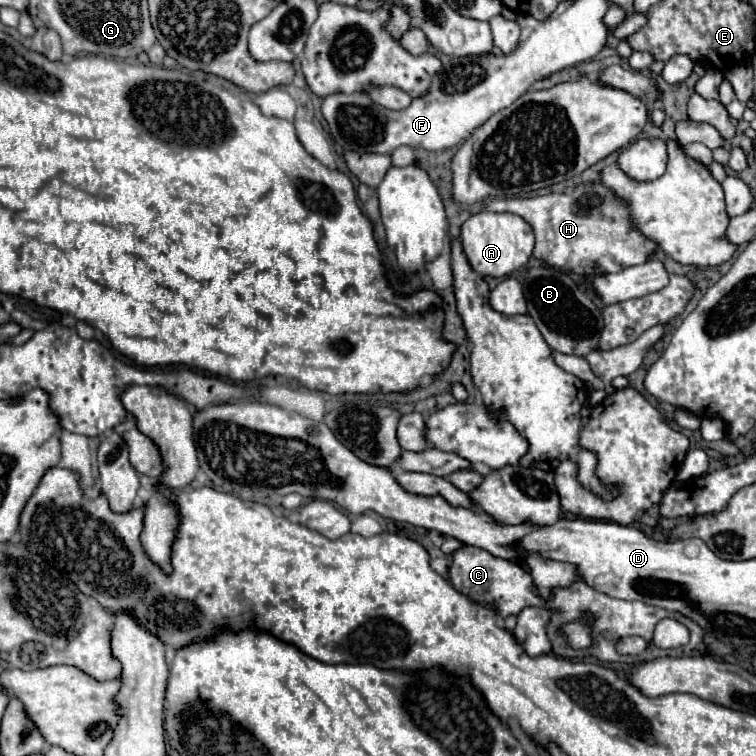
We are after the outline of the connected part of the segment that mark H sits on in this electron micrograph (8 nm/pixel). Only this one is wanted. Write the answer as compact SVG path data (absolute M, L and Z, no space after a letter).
M578 184L568 194L546 194L546 196L534 196L534 198L492 198L484 202L484 210L492 212L510 212L520 218L524 218L536 236L534 256L550 266L572 270L578 276L592 276L592 274L608 274L608 272L620 272L622 268L644 264L648 256L656 250L650 240L642 240L634 228L630 228L630 220L626 220L626 208L602 188L602 184Z

